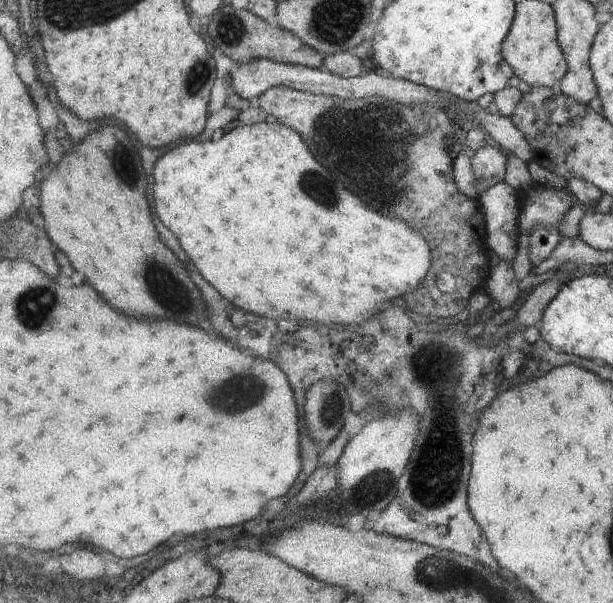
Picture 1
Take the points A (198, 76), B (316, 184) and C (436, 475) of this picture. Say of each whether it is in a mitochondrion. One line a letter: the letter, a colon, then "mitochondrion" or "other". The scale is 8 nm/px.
A: mitochondrion
B: mitochondrion
C: mitochondrion

